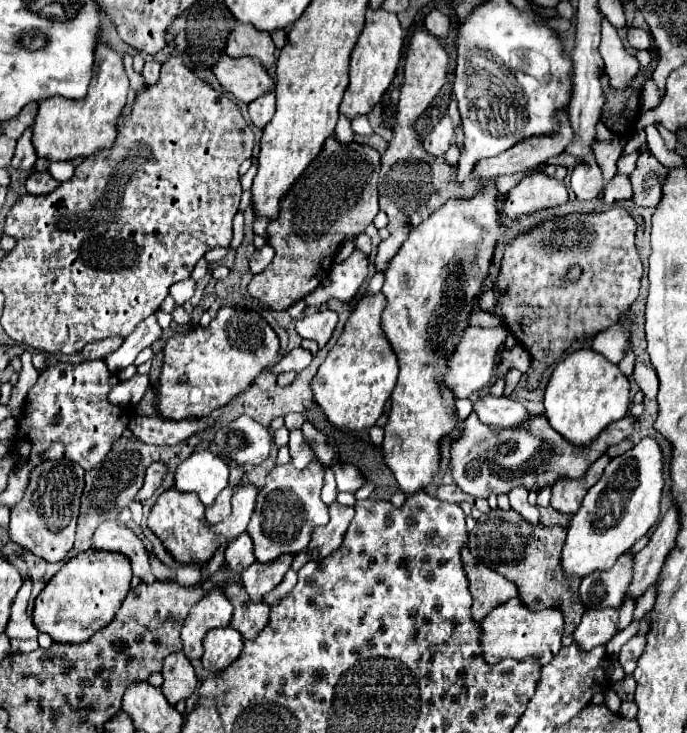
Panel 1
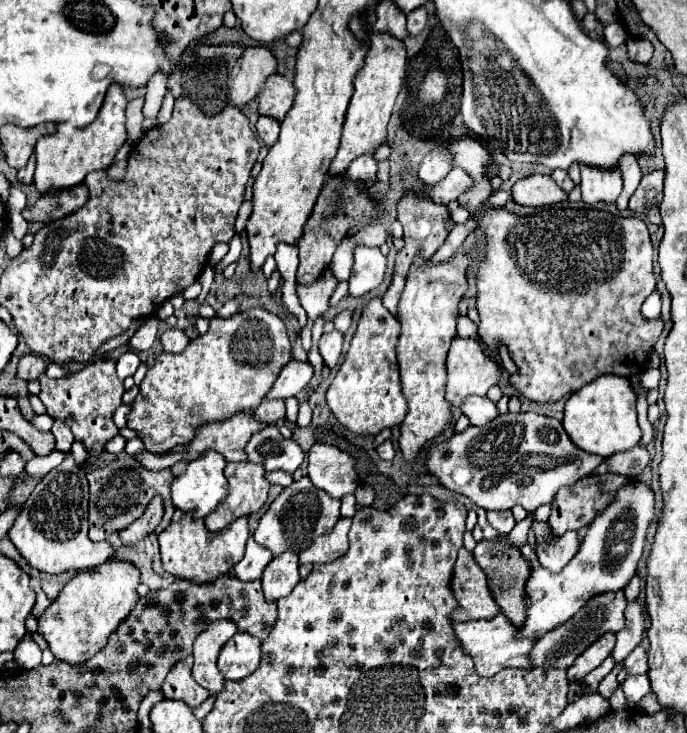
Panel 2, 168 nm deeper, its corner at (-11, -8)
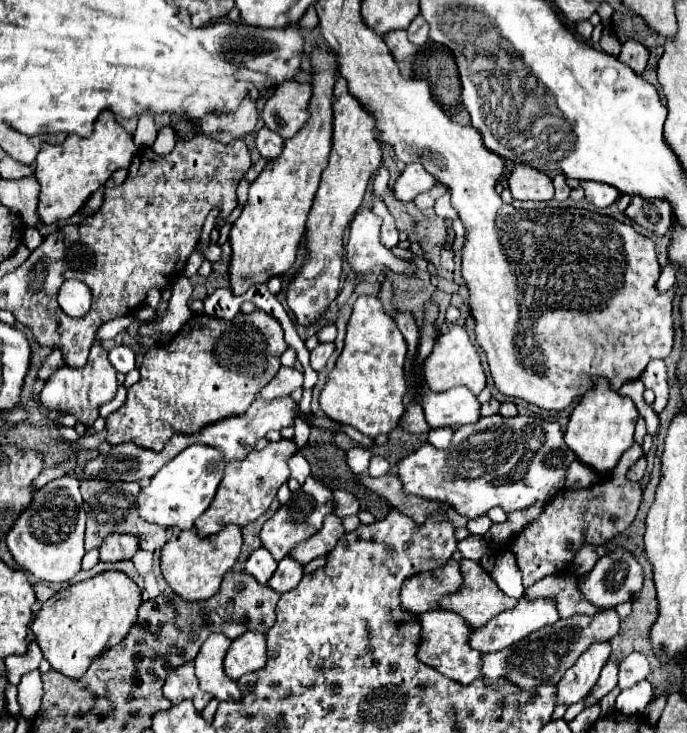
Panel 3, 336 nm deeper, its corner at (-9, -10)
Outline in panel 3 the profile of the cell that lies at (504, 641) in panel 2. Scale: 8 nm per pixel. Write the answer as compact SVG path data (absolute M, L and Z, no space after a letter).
M426 611L418 617L420 623L420 643L416 647L416 657L428 665L434 667L436 671L440 671L442 675L468 685L470 681L480 677L480 653L474 651L468 643L466 643L466 635L470 635L470 629L458 615L450 613L450 611Z

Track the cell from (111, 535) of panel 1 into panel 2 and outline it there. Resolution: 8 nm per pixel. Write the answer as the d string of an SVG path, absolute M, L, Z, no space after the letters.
M70 455L40 479L8 531L8 537L32 567L46 573L92 569L116 559L116 551L108 541L94 543L88 539L88 481L82 467Z

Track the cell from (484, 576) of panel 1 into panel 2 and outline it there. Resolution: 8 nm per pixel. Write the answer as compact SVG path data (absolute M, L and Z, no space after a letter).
M464 547L458 553L452 591L460 601L460 611L452 615L454 621L480 621L500 615L500 605L494 599L486 573L474 561L472 551Z

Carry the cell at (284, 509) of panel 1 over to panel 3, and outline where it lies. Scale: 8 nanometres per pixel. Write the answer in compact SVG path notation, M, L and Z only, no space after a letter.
M308 477L306 483L292 495L292 499L282 505L262 527L260 531L260 541L262 545L274 555L276 561L280 561L282 557L286 557L290 553L290 549L312 537L320 527L322 527L322 521L326 515L330 515L334 511L334 501L332 501L332 491L328 487L324 487L318 479L314 477Z

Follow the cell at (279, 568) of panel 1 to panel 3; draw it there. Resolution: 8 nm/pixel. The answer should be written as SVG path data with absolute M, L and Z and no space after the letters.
M284 557L280 563L278 563L278 569L276 569L276 573L272 575L272 579L270 579L270 587L276 591L276 593L286 593L286 591L292 591L298 583L300 583L300 579L302 579L302 575L304 575L304 567L298 563L298 561L294 561L292 557Z

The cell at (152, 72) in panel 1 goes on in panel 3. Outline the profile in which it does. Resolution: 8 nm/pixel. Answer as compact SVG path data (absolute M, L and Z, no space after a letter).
M162 127L160 133L158 133L158 139L152 145L152 151L156 155L164 157L164 155L168 155L174 149L174 145L176 145L176 135L174 135L172 127Z

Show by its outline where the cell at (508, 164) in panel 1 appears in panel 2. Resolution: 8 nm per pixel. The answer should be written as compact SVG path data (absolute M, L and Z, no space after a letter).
M456 167L448 173L448 177L440 183L436 183L432 189L430 189L430 195L436 203L444 203L448 205L450 201L456 201L462 193L466 193L468 189L472 189L474 181L468 173L464 173L464 169Z

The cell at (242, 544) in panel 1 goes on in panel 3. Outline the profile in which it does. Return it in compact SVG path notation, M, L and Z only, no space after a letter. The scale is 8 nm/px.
M260 547L260 549L256 549L256 551L248 557L248 561L246 561L246 565L244 565L244 571L250 573L260 585L266 585L268 579L272 577L272 573L276 571L276 565L278 565L278 563L274 561L272 553L270 553L268 549Z

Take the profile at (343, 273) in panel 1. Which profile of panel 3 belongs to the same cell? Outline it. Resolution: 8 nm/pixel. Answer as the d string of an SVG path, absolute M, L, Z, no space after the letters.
M364 205L352 225L350 225L350 239L346 243L346 259L350 267L364 275L378 265L386 265L388 269L396 271L406 277L416 277L416 269L402 259L398 259L390 249L380 243L380 225L382 219L374 215L372 205Z

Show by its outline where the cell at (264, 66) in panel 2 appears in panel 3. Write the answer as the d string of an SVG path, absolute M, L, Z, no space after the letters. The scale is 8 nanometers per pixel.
M246 99L246 103L240 103L236 113L208 115L198 125L206 137L210 135L218 143L230 143L234 139L244 139L248 133L252 133L256 119L258 119L256 103L250 103L250 99Z

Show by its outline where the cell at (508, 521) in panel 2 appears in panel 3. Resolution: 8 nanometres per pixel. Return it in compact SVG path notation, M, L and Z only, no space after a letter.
M480 515L478 519L470 519L468 525L466 525L466 529L468 529L472 535L480 535L480 537L484 537L484 535L488 533L490 525L492 525L492 521L490 521L488 517Z

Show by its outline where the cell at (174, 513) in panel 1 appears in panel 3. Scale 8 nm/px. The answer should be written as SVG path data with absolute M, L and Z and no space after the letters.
M228 525L214 537L198 537L196 529L174 529L172 539L162 549L162 575L170 589L186 601L204 601L218 593L222 577L234 567L242 551L242 533L238 527Z

